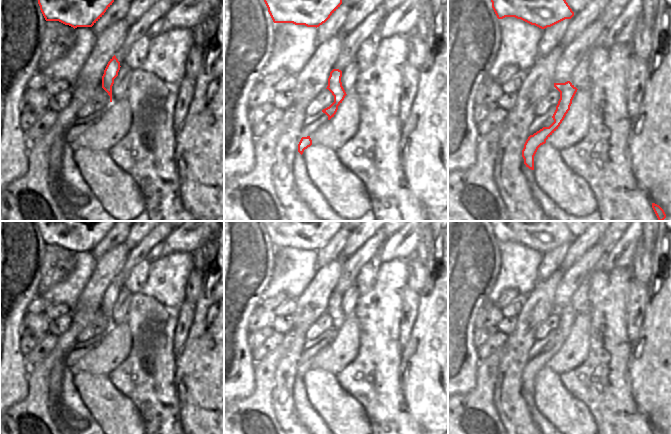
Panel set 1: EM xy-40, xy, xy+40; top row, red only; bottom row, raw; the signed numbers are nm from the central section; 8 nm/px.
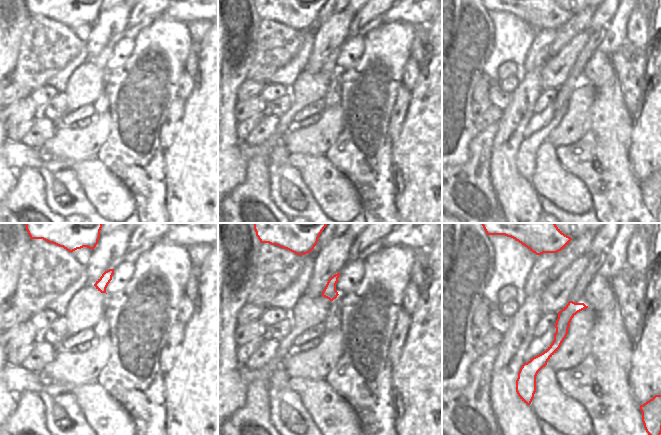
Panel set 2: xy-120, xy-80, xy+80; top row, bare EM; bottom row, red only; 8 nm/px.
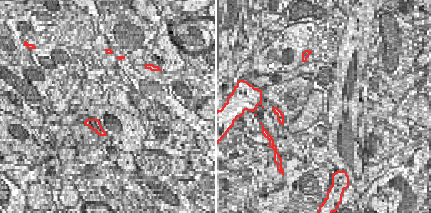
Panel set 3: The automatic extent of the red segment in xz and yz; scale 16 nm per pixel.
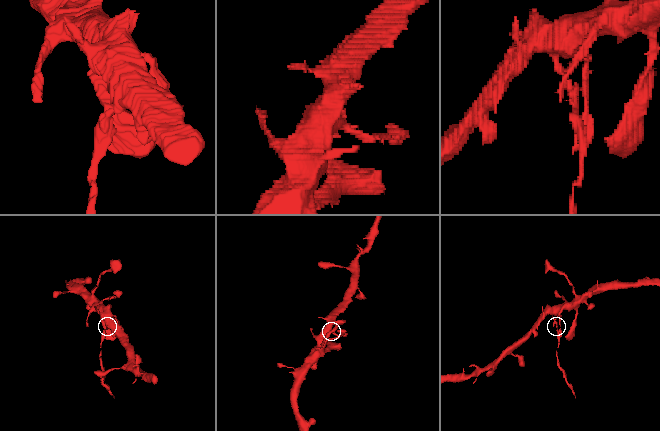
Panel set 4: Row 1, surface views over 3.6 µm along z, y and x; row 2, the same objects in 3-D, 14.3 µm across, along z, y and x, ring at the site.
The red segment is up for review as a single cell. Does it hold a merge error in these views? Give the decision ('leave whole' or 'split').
split

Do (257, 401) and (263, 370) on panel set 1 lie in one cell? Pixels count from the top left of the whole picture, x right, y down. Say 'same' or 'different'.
same

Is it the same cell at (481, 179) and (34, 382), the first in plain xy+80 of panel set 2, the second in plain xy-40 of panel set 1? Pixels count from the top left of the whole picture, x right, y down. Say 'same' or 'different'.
same

